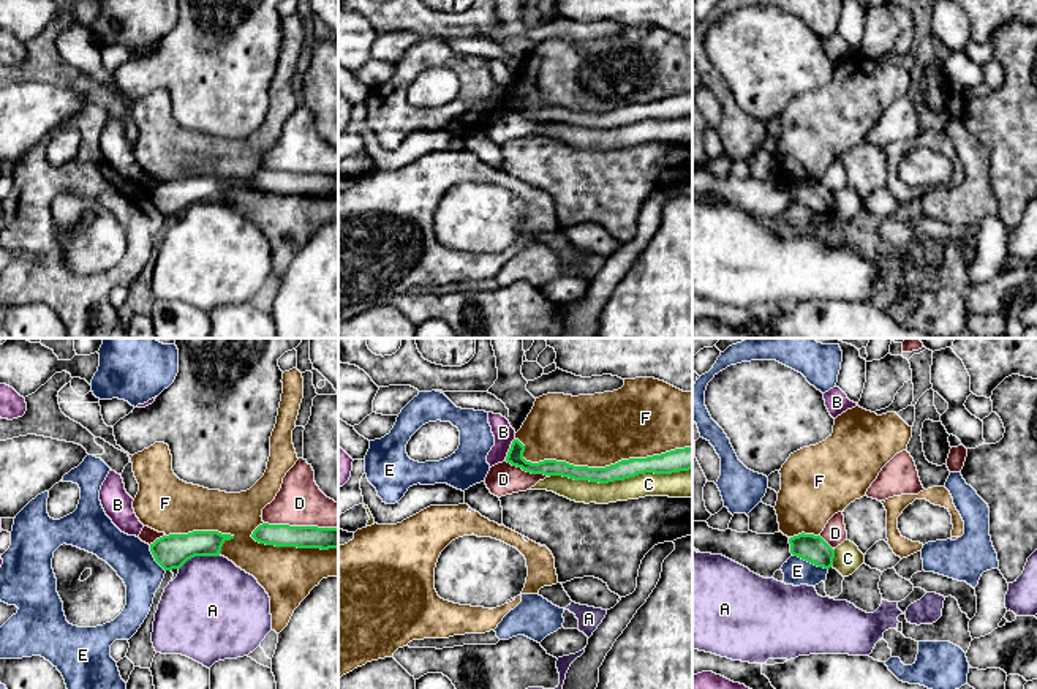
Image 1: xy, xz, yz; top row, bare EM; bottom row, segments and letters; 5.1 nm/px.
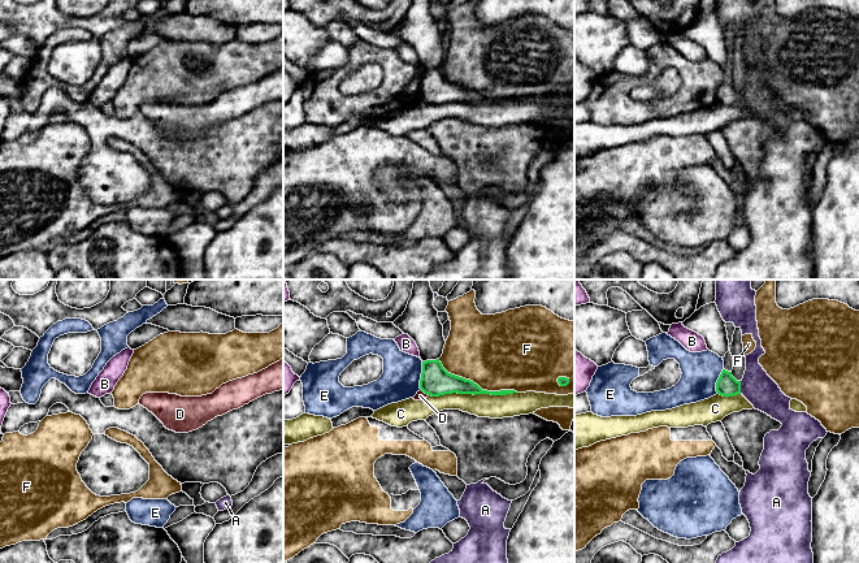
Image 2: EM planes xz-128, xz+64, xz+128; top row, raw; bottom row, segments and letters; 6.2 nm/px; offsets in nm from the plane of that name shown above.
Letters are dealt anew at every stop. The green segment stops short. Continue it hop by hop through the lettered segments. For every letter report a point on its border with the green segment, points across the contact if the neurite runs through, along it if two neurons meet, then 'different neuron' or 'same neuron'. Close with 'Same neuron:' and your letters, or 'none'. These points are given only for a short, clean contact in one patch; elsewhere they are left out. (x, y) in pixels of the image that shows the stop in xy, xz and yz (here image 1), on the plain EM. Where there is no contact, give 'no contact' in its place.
A: xy (199, 201) | along xy (220, 201), (195, 201), (179, 215) | different neuron
B: xz (509, 95) | along xz (514, 84), (505, 106) | different neuron
C: xz (620, 125) | different neuron
D: xy (301, 173) | different neuron
E: yz (810, 207) | along yz (792, 199), (827, 215) | different neuron
F: xz (598, 114) | different neuron
Same neuron: none

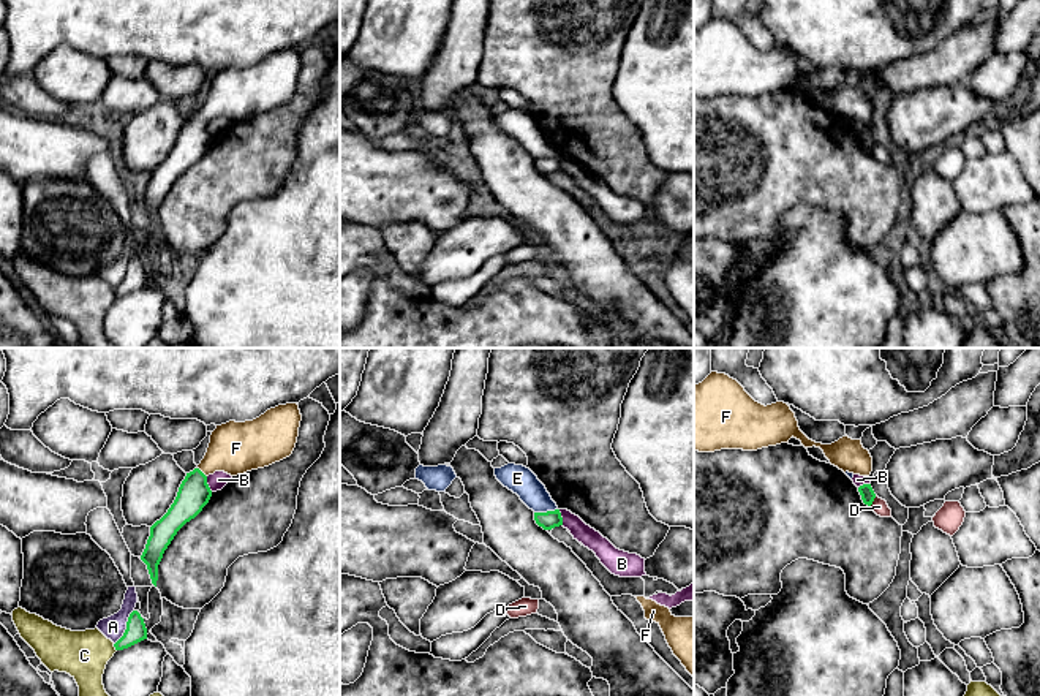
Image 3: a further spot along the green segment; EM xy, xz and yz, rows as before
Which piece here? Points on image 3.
A: xy (127, 272) | different neuron
B: xy (207, 130) | along xy (206, 122), (206, 128), (212, 136) | different neuron
C: xy (114, 291) | different neuron
D: yz (873, 146) | along yz (876, 141), (870, 151) | different neuron
E: xz (547, 157) | along xz (557, 154), (535, 158) | different neuron
F: xy (201, 117) | across xy (193, 139), (195, 127), (201, 117), (215, 105), (236, 94) | same neuron
Same neuron: F

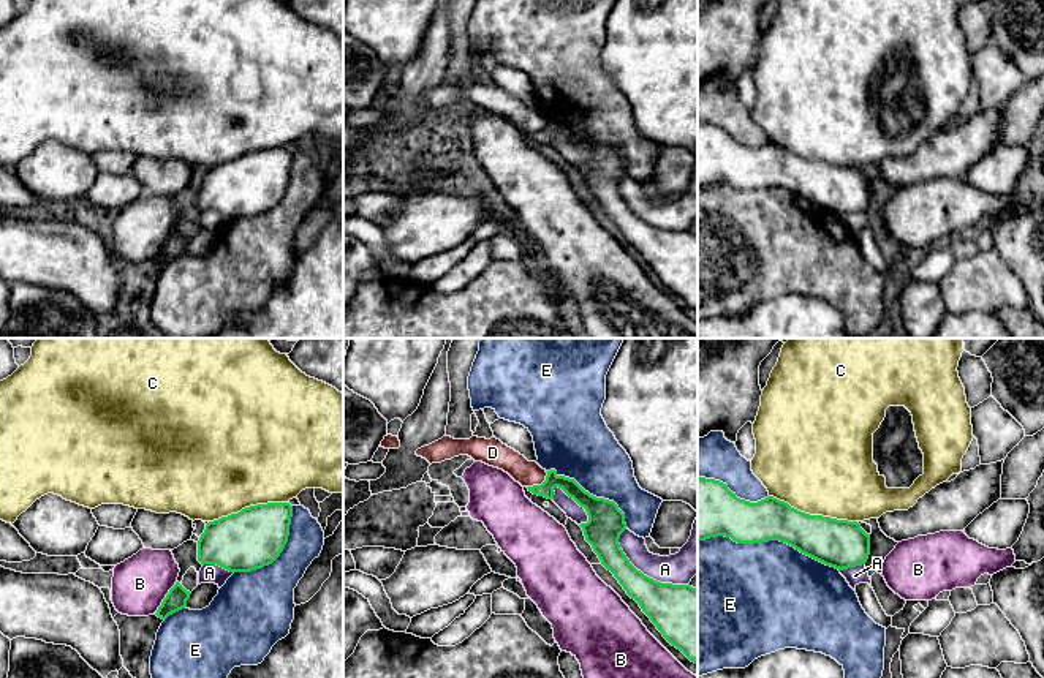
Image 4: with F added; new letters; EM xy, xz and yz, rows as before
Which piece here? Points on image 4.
A: xz (646, 222) | different neuron
B: xy (165, 244) | along xy (176, 226), (155, 259) | different neuron
C: yz (813, 161) | different neuron
D: xz (538, 131) | different neuron
E: yz (769, 185) | different neuron
Same neuron: none

